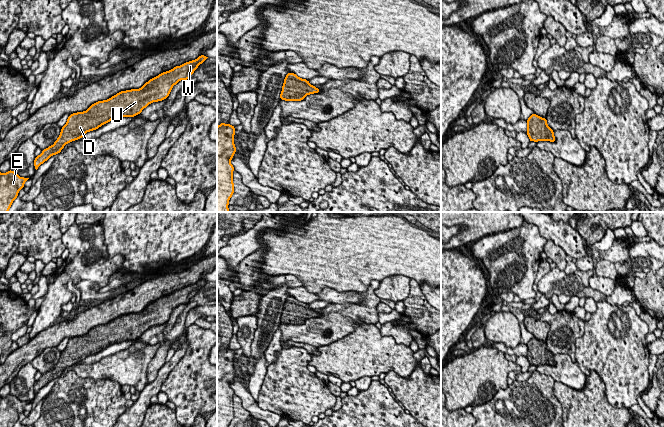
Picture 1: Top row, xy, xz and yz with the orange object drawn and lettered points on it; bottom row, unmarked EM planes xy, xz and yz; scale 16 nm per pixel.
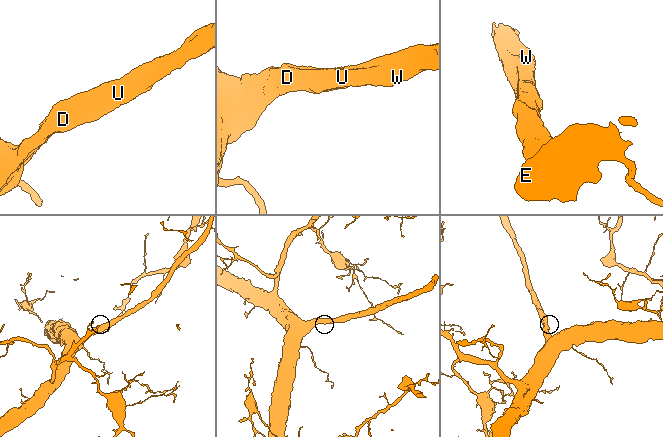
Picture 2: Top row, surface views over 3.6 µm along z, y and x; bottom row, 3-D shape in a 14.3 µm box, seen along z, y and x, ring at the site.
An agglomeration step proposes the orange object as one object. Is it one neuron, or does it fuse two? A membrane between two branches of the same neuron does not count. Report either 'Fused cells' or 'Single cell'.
Single cell

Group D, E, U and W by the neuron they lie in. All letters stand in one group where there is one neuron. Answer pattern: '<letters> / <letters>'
D E U W

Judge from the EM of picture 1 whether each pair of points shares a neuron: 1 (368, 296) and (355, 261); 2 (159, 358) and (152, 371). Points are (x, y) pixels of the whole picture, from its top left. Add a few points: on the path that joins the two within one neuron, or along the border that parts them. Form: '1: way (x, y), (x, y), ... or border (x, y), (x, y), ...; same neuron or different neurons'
1: border (380, 281), (373, 280), (364, 291), (359, 293); different neurons
2: way (158, 361), (153, 368); same neuron

